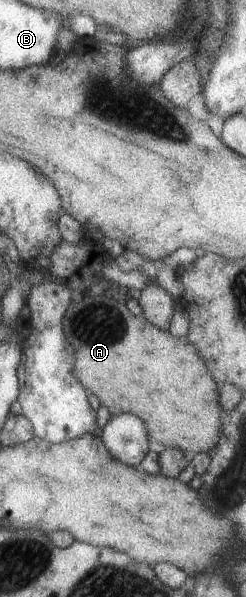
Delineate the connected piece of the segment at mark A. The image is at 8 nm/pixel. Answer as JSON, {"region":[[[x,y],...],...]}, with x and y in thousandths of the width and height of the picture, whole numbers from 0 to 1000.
{"region":[[[402,486],[346,489],[313,496],[313,503],[289,503],[280,513],[260,519],[248,549],[256,551],[264,570],[280,575],[280,580],[289,580],[301,590],[293,621],[305,626],[305,633],[337,645],[337,650],[354,657],[370,657],[370,660],[394,667],[411,680],[427,680],[451,697],[492,692],[545,693],[589,712],[602,734],[622,734],[622,737],[654,740],[671,752],[736,752],[752,760],[776,762],[813,757],[841,759],[854,750],[874,747],[874,742],[894,734],[894,693],[907,688],[886,675],[890,643],[866,637],[858,625],[841,620],[817,598],[797,590],[797,583],[776,575],[699,564],[683,554],[642,551],[581,529],[541,529],[516,514],[508,516],[508,513],[484,509],[484,506],[459,506],[459,499],[427,499]]]}

